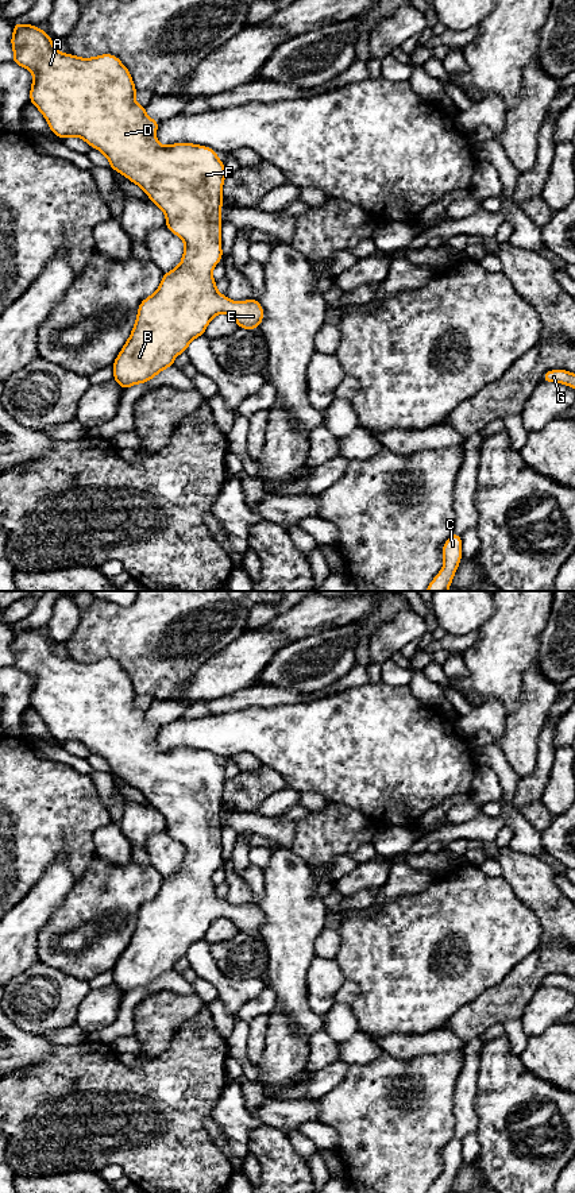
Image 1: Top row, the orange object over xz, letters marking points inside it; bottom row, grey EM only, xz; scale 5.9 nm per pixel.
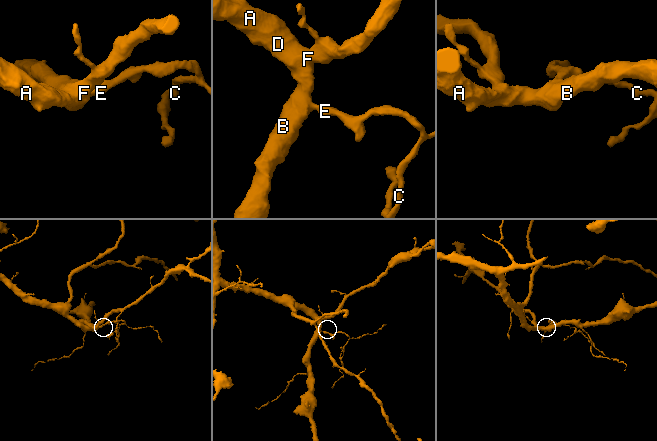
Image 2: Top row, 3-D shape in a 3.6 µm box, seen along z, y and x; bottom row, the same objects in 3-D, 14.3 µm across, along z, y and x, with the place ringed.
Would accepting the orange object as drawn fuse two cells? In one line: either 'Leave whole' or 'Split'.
Leave whole

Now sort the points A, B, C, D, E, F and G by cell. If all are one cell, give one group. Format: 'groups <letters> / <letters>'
groups A B C D E F G

